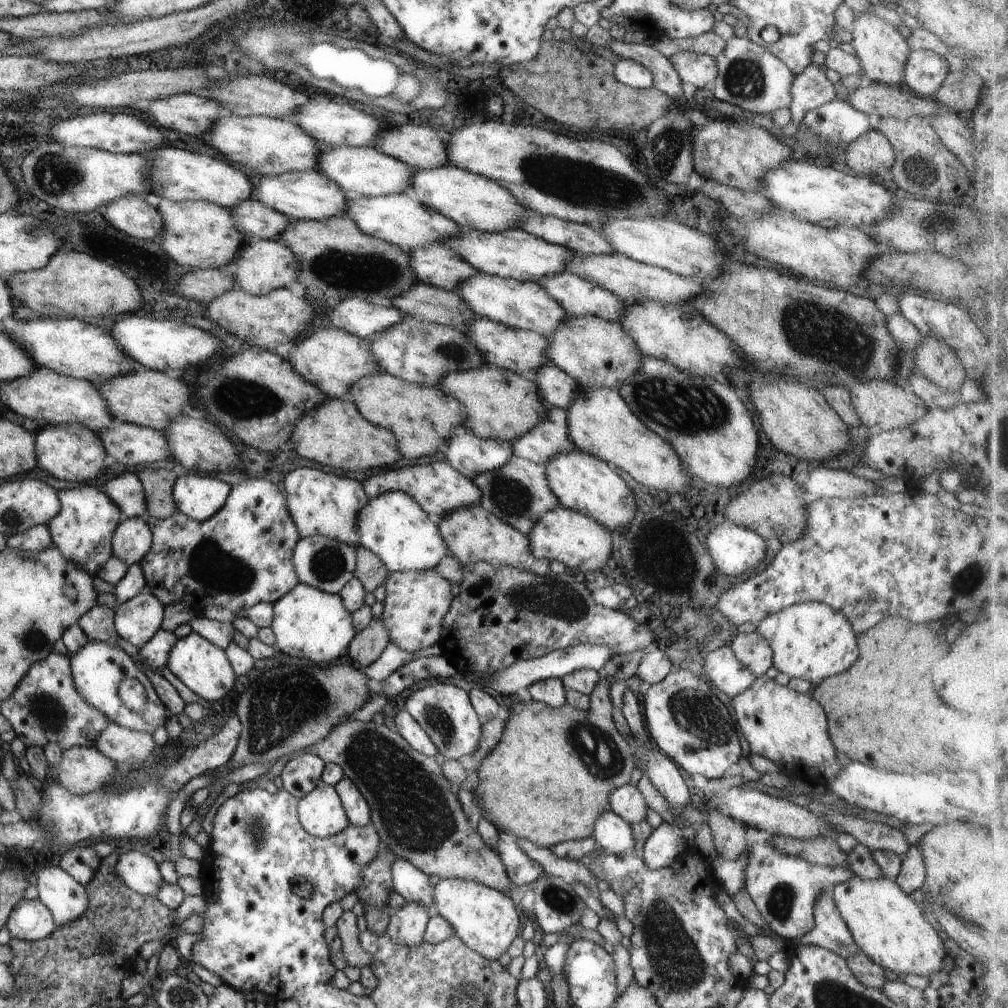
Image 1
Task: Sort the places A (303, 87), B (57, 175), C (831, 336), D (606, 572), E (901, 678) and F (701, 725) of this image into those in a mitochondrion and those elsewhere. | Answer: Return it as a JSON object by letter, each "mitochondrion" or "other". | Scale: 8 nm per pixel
{"A":"other","B":"mitochondrion","C":"mitochondrion","D":"other","E":"other","F":"mitochondrion"}

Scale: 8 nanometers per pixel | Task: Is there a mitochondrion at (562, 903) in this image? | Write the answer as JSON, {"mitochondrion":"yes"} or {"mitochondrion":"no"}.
{"mitochondrion":"yes"}

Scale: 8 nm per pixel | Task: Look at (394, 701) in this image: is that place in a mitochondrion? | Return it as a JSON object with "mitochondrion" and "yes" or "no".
{"mitochondrion":"no"}

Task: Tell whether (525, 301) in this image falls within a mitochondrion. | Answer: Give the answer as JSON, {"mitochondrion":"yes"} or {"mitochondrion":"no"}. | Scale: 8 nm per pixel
{"mitochondrion":"no"}

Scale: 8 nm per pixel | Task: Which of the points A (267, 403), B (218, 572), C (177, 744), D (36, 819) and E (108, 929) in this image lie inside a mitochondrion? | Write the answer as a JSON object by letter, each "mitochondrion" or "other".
{"A":"mitochondrion","B":"mitochondrion","C":"other","D":"other","E":"other"}

